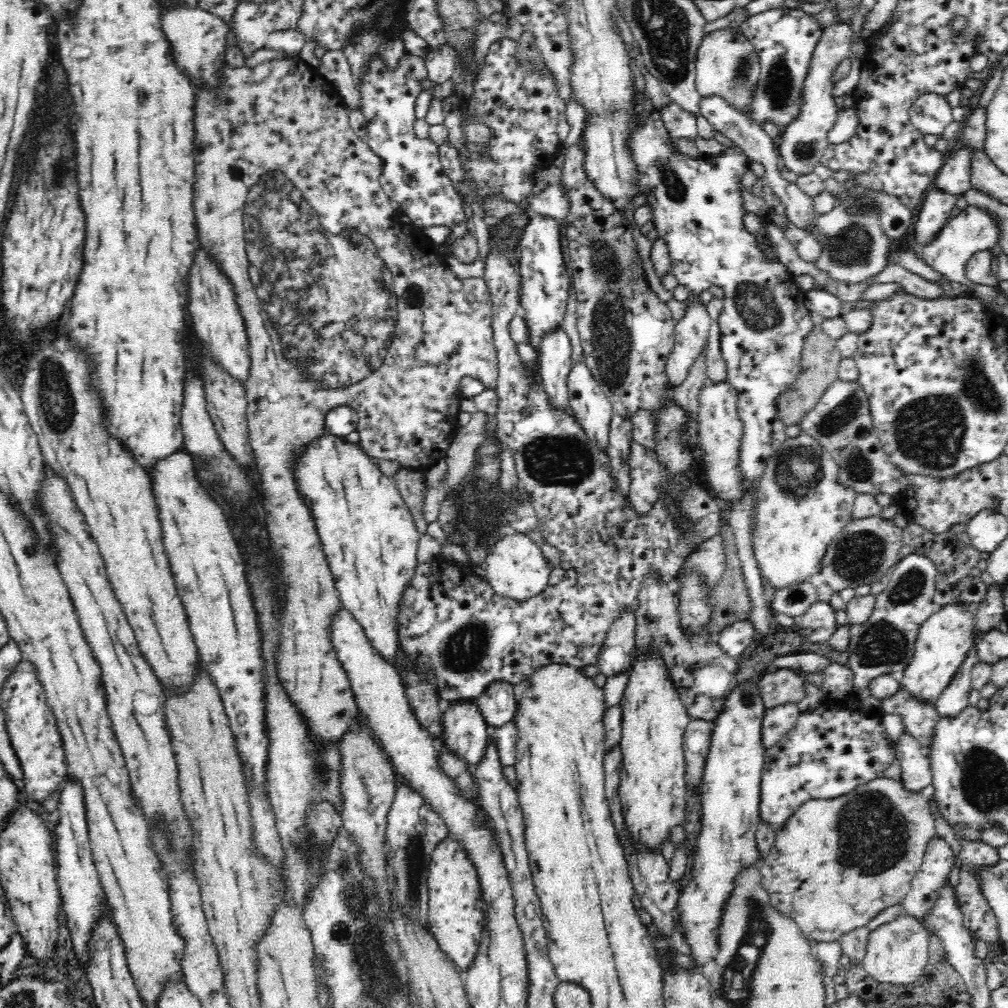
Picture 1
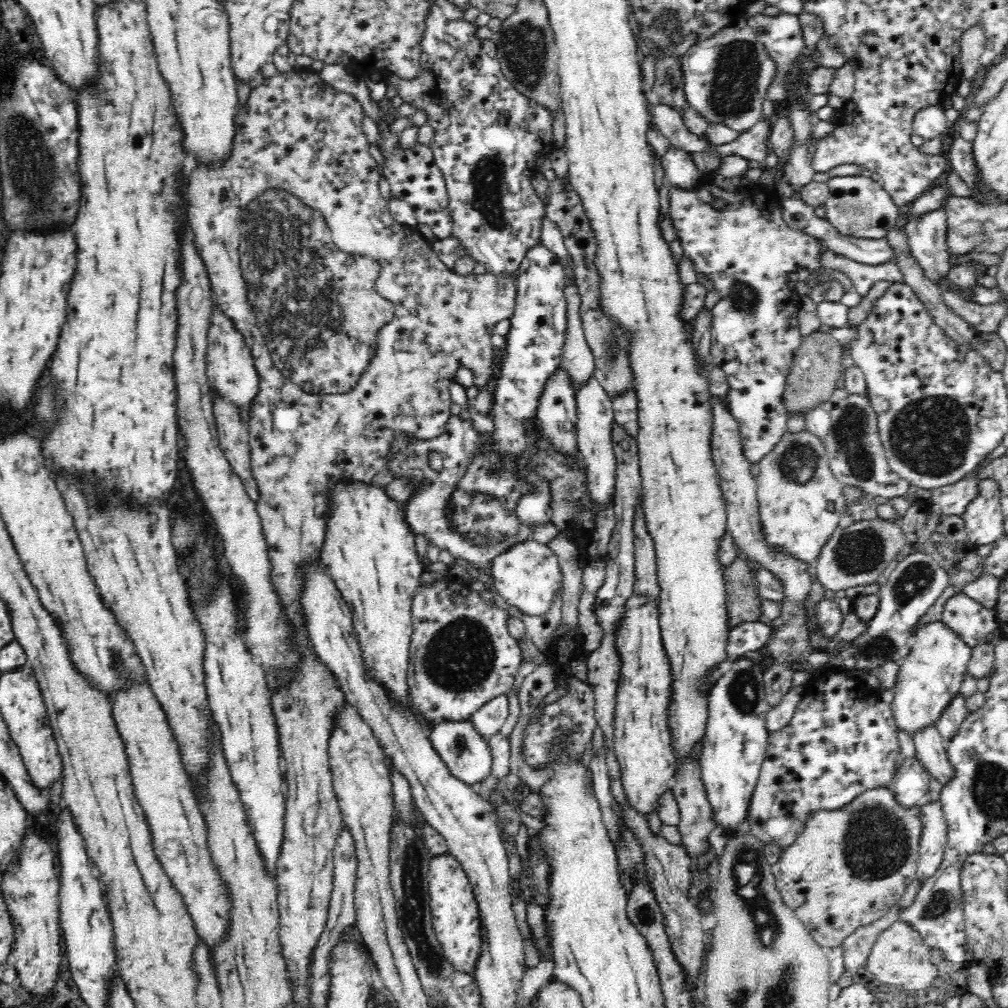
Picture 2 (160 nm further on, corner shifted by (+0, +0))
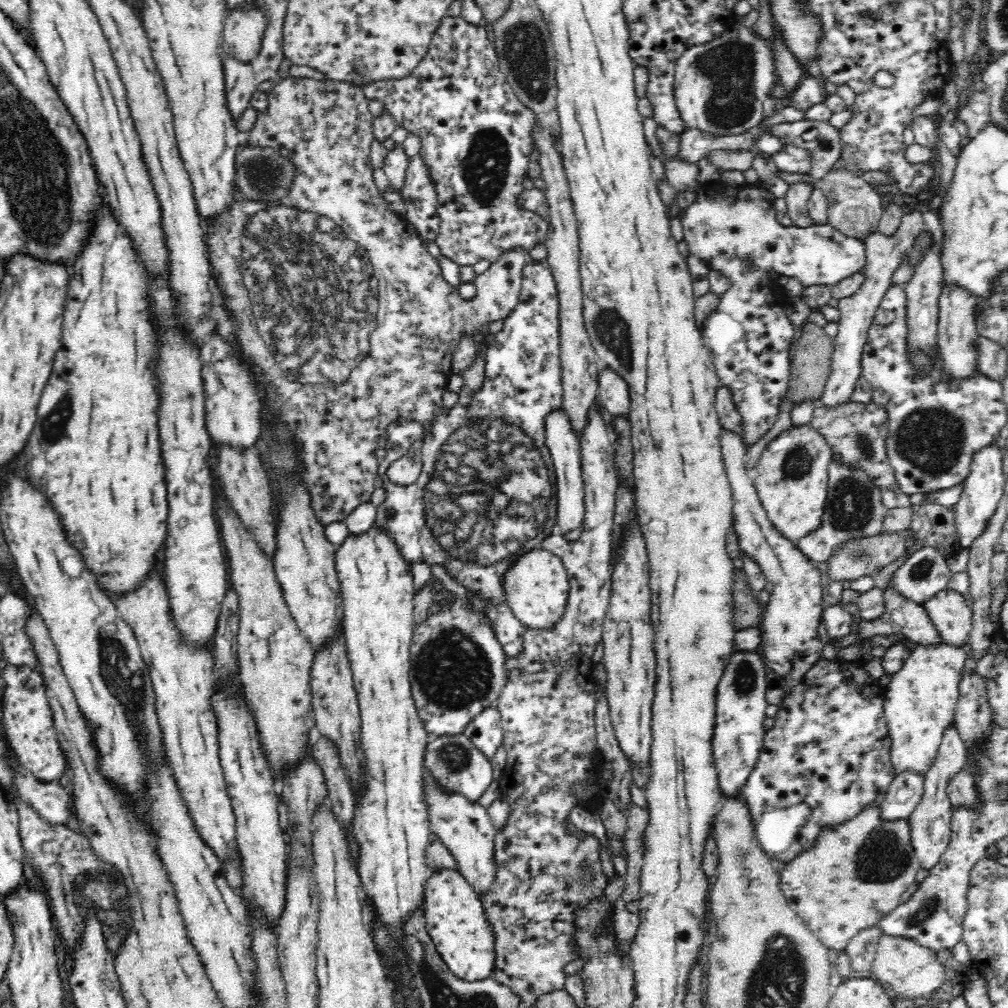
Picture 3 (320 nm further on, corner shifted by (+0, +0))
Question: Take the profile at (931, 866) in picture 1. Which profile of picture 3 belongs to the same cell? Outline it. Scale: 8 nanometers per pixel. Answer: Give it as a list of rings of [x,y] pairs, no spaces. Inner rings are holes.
[[[953,721],[950,726],[946,726],[935,757],[924,774],[925,794],[922,796],[920,804],[916,806],[914,812],[908,818],[910,829],[912,829],[912,845],[914,845],[914,852],[922,870],[932,869],[940,860],[942,854],[946,852],[950,842],[952,804],[948,795],[946,795],[946,781],[950,775],[958,772],[966,764],[967,748],[960,735],[957,724]]]

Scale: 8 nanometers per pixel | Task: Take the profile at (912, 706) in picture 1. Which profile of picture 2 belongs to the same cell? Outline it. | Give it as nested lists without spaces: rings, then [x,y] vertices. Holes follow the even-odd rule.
[[[936,724],[926,726],[912,736],[916,754],[926,770],[942,785],[953,775],[953,766],[948,762],[947,741],[942,738]]]

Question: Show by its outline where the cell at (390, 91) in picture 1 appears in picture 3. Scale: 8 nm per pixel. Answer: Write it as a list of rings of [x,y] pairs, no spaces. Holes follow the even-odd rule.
[[[422,153],[409,158],[400,193],[408,208],[405,220],[414,226],[422,241],[436,240],[442,222],[438,214],[439,190]]]

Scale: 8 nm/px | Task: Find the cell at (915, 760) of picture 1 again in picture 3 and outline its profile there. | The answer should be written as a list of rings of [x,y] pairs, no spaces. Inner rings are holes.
[[[914,770],[895,773],[882,804],[882,817],[908,819],[925,794],[925,775]]]

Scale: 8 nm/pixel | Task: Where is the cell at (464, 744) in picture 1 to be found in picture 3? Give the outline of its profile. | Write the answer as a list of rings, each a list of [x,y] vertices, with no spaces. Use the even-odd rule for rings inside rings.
[[[464,733],[455,735],[440,735],[431,738],[426,745],[423,769],[437,778],[441,788],[450,792],[464,794],[472,801],[480,799],[494,780],[494,770],[488,755],[482,753],[474,741]]]

